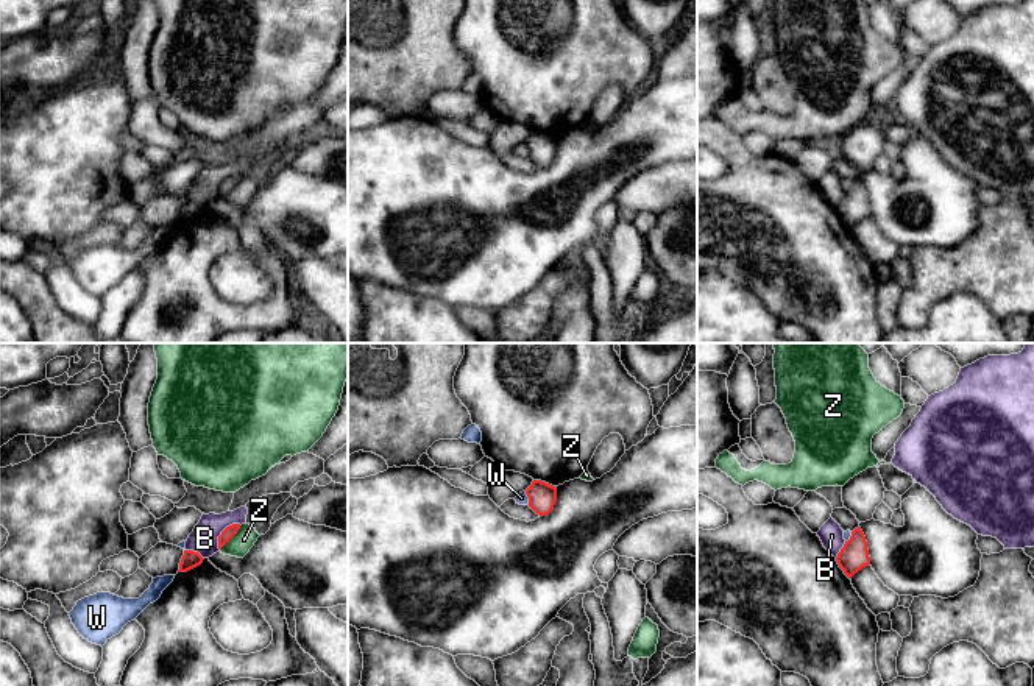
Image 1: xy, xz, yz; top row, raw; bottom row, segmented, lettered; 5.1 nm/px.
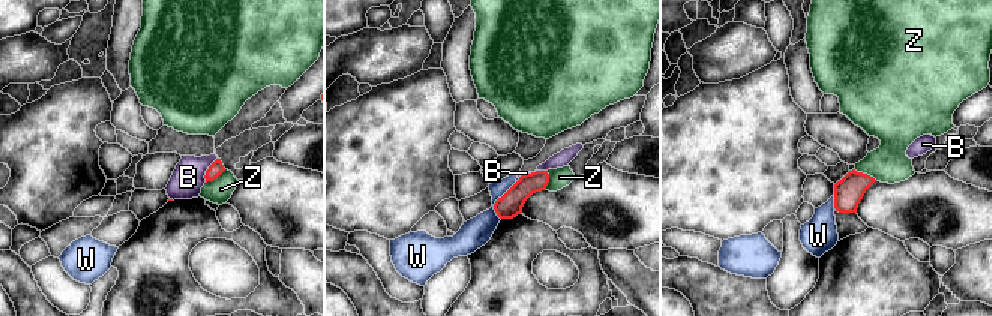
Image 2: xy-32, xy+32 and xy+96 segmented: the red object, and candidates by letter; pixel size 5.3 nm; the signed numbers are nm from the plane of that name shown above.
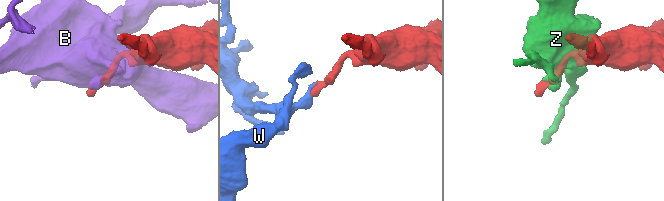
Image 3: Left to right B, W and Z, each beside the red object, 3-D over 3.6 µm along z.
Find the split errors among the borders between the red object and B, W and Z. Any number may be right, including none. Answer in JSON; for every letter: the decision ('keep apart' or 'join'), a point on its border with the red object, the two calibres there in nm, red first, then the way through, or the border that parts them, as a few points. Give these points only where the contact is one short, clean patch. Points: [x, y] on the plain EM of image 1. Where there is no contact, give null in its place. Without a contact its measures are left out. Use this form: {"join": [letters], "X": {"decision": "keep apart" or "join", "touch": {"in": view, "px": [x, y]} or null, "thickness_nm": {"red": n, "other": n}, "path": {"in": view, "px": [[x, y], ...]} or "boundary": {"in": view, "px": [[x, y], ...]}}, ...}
{"join": [], "B": {"decision": "keep apart", "touch": {"in": "xy", "px": [222, 183]}, "thickness_nm": {"red": 60, "other": 140}, "boundary": {"in": "xy", "px": [[240, 175], [231, 175], [222, 183], [219, 200]]}}, "W": {"decision": "keep apart", "touch": {"in": "xz", "px": [527, 147]}, "thickness_nm": {"red": 140, "other": 60}}, "Z": {"decision": "keep apart", "touch": {"in": "xy", "px": [231, 187]}, "thickness_nm": {"red": 60, "other": 110}}}

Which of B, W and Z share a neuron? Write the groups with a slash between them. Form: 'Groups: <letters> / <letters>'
Groups: B / W / Z

